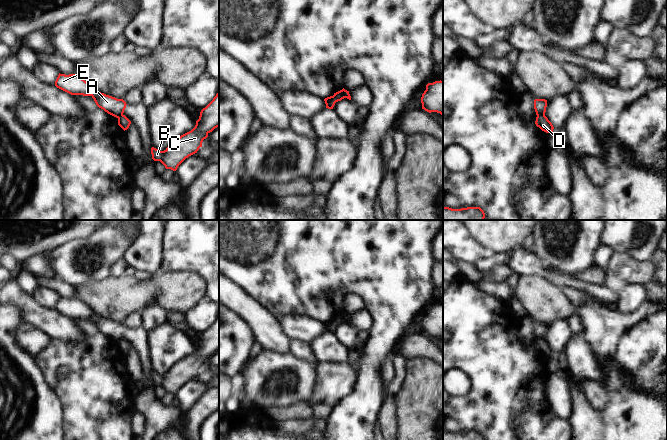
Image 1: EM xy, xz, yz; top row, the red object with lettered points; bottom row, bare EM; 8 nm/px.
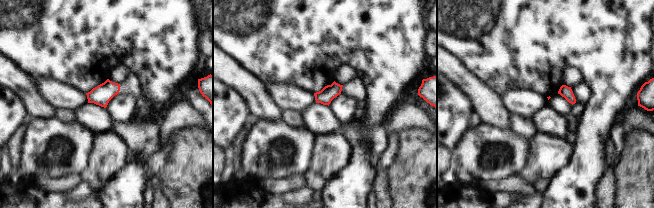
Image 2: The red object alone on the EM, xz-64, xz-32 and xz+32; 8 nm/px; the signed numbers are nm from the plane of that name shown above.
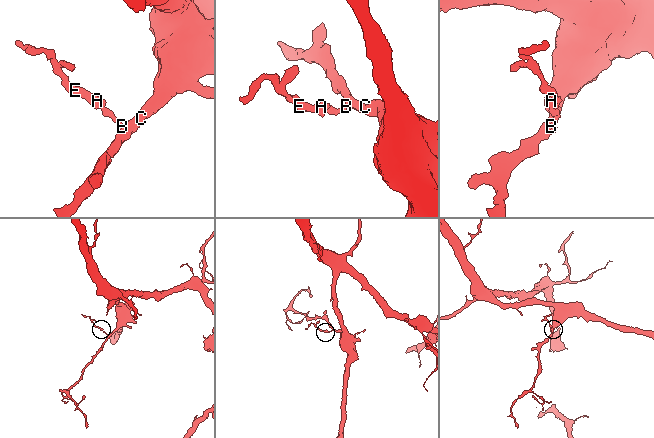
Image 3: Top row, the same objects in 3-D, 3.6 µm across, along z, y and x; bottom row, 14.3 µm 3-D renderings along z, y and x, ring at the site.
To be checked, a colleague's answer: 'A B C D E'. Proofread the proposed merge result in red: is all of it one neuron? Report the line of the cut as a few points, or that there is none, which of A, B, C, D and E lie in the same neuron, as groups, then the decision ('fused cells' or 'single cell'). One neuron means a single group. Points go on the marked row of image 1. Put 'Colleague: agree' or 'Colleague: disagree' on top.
Colleague: disagree
cut in yz along (537, 114), (544, 115); A E / B C D; fused cells

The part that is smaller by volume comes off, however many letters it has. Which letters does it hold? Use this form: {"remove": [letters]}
{"remove": ["A", "E"]}

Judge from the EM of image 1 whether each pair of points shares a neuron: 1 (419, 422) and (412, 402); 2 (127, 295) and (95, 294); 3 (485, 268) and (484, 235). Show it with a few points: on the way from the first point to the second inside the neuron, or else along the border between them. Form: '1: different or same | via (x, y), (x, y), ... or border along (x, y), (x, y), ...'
1: same | via (419, 417), (419, 409), (417, 407)
2: same | via (119, 295), (103, 295)
3: different | border along (512, 250), (499, 252), (495, 255)

